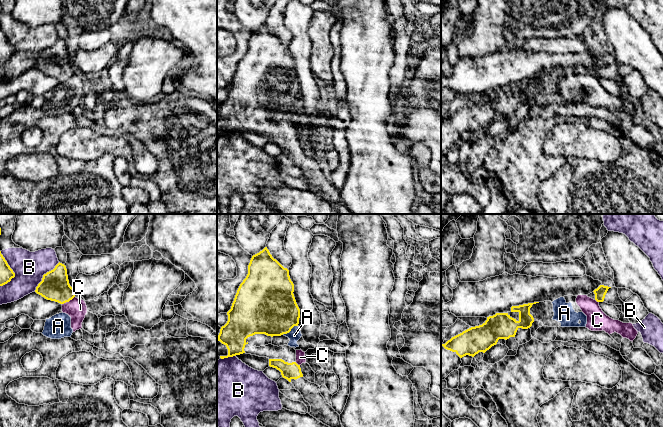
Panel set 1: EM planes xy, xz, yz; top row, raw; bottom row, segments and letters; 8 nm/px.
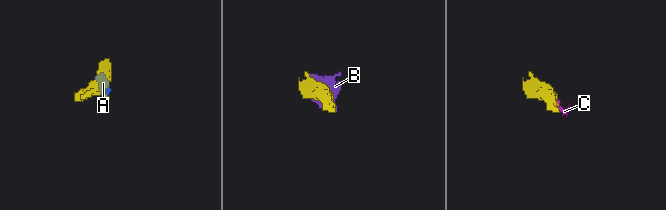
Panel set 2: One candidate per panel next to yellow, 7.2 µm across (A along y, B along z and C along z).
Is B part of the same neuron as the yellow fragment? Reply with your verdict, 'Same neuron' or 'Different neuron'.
Different neuron

